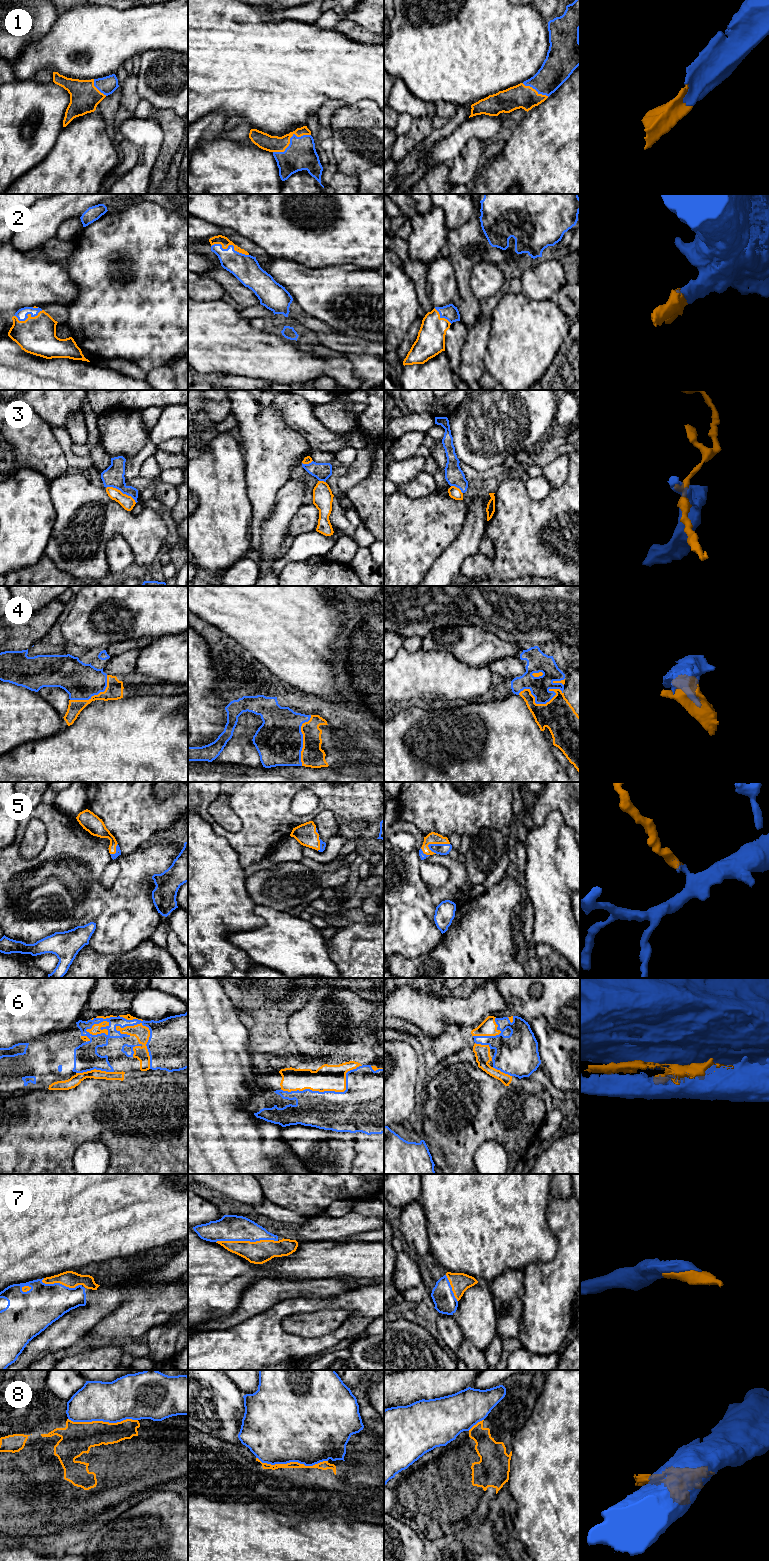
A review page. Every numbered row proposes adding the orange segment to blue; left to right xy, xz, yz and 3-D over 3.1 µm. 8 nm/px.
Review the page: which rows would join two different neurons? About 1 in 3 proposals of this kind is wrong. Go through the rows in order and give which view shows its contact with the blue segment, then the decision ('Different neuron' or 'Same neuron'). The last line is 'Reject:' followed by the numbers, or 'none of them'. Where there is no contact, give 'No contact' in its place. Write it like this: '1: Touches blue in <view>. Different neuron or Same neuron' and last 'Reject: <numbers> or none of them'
1: Touches blue in xz. Same neuron
2: Touches blue in xz. Same neuron
3: Touches blue in xy. Different neuron
4: Touches blue in yz. Same neuron
5: Touches blue in yz. Same neuron
6: Touches blue in xy. Same neuron
7: Touches blue in xz. Same neuron
8: Touches blue in xz. Different neuron
Reject: 3, 8

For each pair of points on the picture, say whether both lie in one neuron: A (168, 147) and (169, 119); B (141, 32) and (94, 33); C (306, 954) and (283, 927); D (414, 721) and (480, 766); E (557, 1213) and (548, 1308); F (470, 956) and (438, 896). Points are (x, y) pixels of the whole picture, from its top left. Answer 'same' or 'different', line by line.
A: same
B: same
C: same
D: same
E: same
F: different

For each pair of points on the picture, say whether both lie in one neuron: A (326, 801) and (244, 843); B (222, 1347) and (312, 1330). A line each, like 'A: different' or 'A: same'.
A: same
B: different

